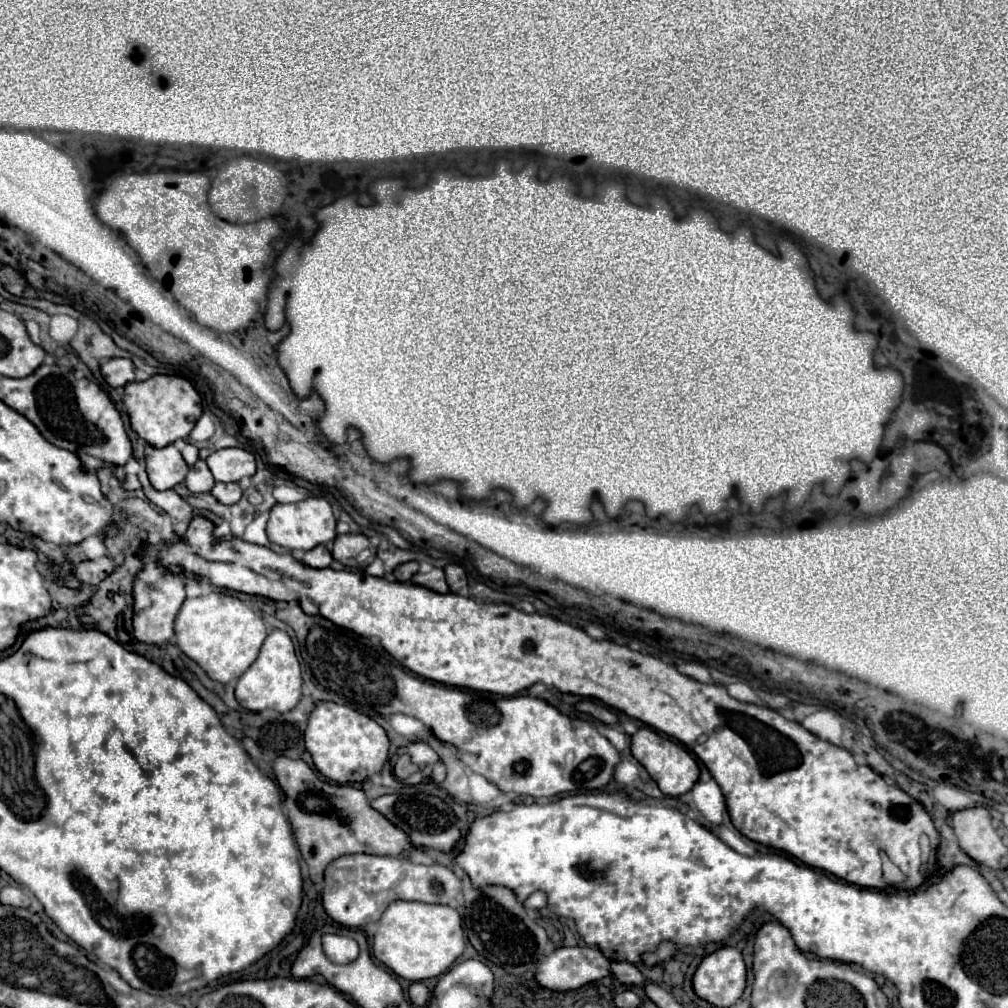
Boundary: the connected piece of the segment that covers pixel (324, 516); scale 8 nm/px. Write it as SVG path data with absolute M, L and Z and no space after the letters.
M305 498L295 504L275 504L271 508L271 516L267 522L267 536L273 544L279 544L283 548L299 548L299 550L311 550L319 544L325 544L335 538L335 516L323 498Z

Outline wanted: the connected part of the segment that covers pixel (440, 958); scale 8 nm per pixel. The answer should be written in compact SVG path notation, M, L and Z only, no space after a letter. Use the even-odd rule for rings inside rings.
M391 902L383 918L377 922L373 936L373 956L393 970L399 978L421 982L447 972L447 968L463 954L465 940L461 918L451 906L423 902Z

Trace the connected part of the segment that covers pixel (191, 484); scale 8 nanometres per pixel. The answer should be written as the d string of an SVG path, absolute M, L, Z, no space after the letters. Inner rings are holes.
M197 460L191 468L189 468L189 474L185 478L185 484L189 488L189 492L197 494L197 492L209 492L211 486L215 484L215 478L211 474L211 470L207 468L205 460Z

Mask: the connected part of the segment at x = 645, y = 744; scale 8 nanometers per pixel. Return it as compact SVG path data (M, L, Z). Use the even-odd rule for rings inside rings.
M639 728L637 734L631 736L631 752L645 766L649 776L657 782L659 790L667 796L681 796L689 792L699 780L699 766L695 758L679 742L673 742L671 738L655 732L653 728Z

